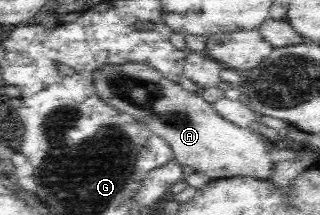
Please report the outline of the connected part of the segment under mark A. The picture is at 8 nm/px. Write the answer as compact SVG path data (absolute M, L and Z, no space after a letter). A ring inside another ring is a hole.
M102 65L94 72L94 91L110 107L130 115L148 128L152 136L163 139L183 167L192 166L195 172L204 173L211 180L243 176L270 180L272 176L273 150L256 129L234 126L217 114L215 104L163 78L151 66Z

